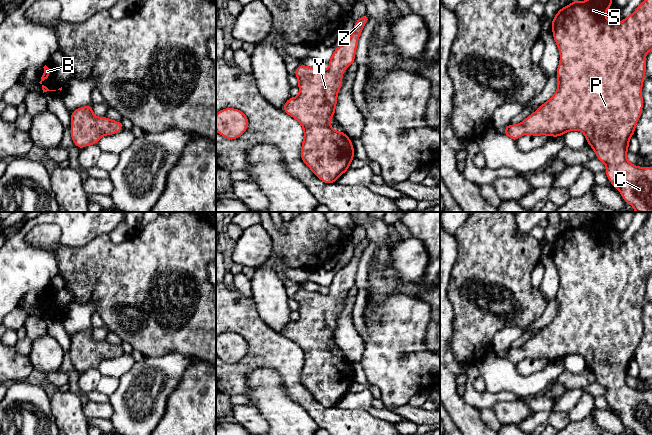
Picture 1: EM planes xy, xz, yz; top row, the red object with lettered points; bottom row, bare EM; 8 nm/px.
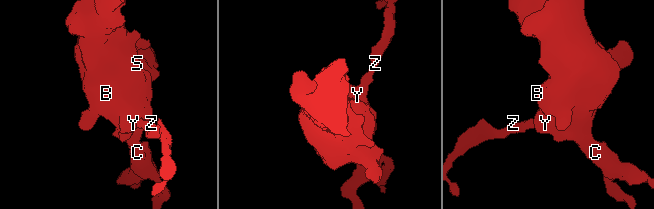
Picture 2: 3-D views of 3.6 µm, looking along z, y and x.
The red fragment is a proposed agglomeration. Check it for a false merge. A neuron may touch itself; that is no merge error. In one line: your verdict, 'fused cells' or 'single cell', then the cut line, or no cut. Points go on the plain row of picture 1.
single cell; no cut

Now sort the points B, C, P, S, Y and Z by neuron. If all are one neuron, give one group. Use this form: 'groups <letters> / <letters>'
groups B C P S Y Z

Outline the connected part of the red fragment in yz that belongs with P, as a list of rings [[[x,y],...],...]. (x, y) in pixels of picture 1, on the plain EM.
[[[609,212],[606,213],[608,214],[606,218],[599,216],[593,220],[589,219],[589,222],[582,227],[574,223],[574,225],[569,230],[560,232],[556,240],[552,243],[553,261],[560,276],[560,287],[556,295],[558,302],[557,315],[547,326],[542,328],[538,334],[525,342],[521,348],[513,349],[510,347],[507,351],[504,352],[503,358],[516,365],[519,361],[525,358],[530,358],[533,360],[548,359],[556,362],[560,359],[564,359],[567,355],[582,355],[586,361],[587,367],[595,375],[596,381],[607,390],[605,398],[608,401],[610,407],[620,415],[622,422],[628,428],[632,429],[635,435],[652,435],[652,391],[637,391],[629,387],[626,383],[626,377],[629,375],[629,364],[630,361],[635,358],[635,350],[640,342],[643,332],[642,308],[645,303],[646,295],[645,279],[647,276],[652,274],[652,212],[650,215],[650,221],[644,224],[629,241],[622,243],[622,245],[618,248],[612,248],[610,244],[605,241],[605,236],[610,230],[613,229],[613,215]]]

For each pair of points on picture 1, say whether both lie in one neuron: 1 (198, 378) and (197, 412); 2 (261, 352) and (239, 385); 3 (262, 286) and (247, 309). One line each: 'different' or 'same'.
1: same
2: same
3: different

